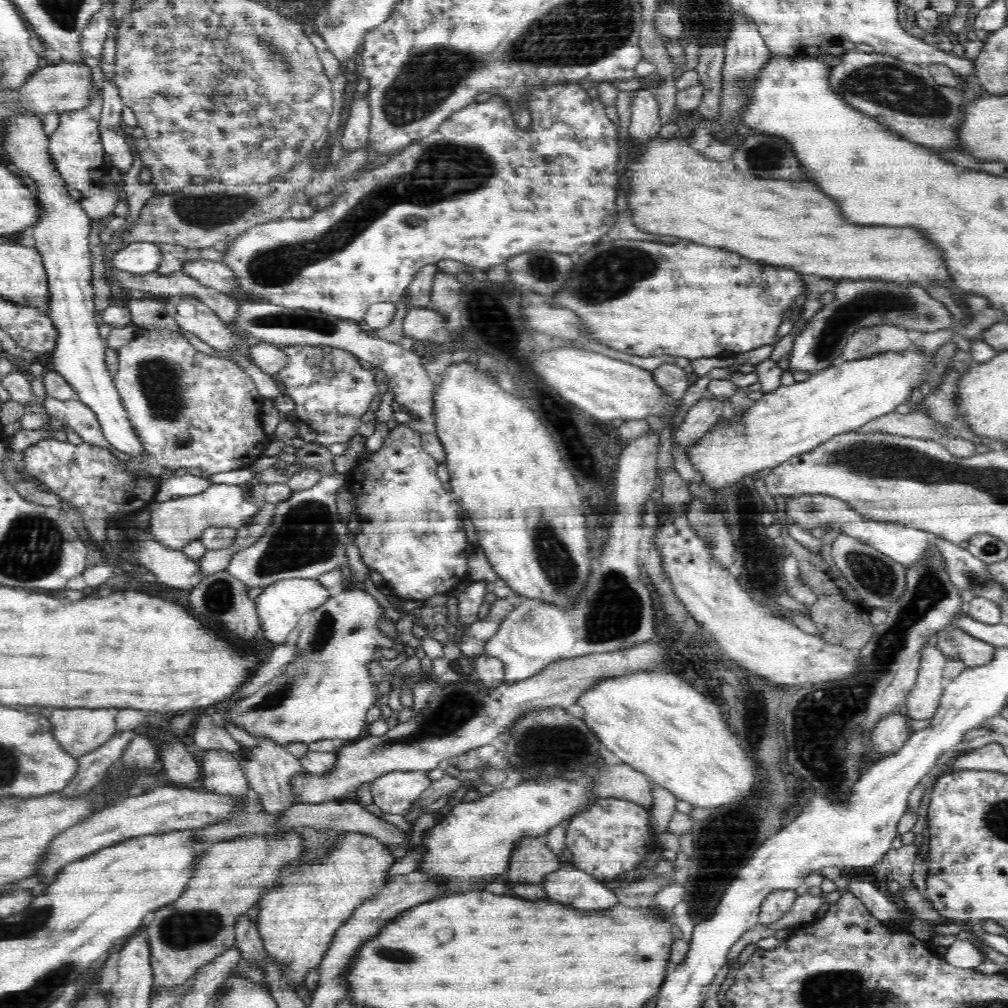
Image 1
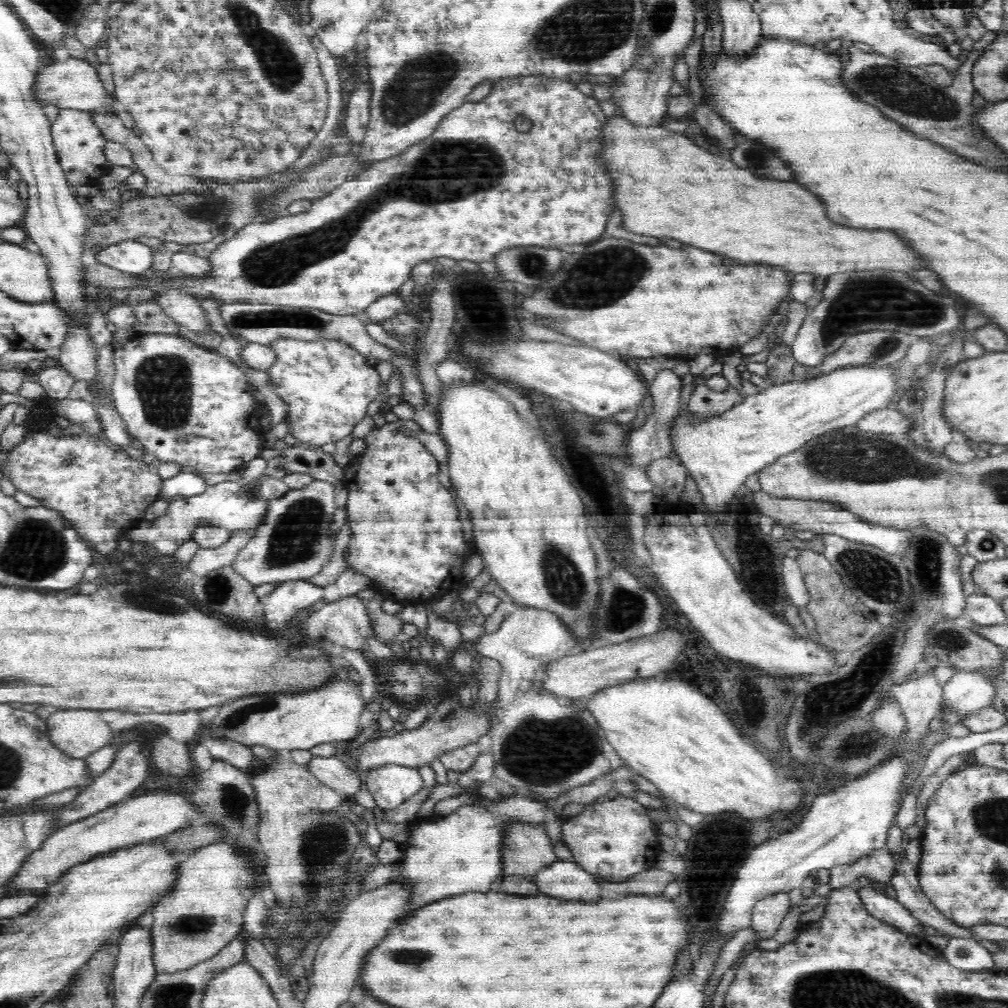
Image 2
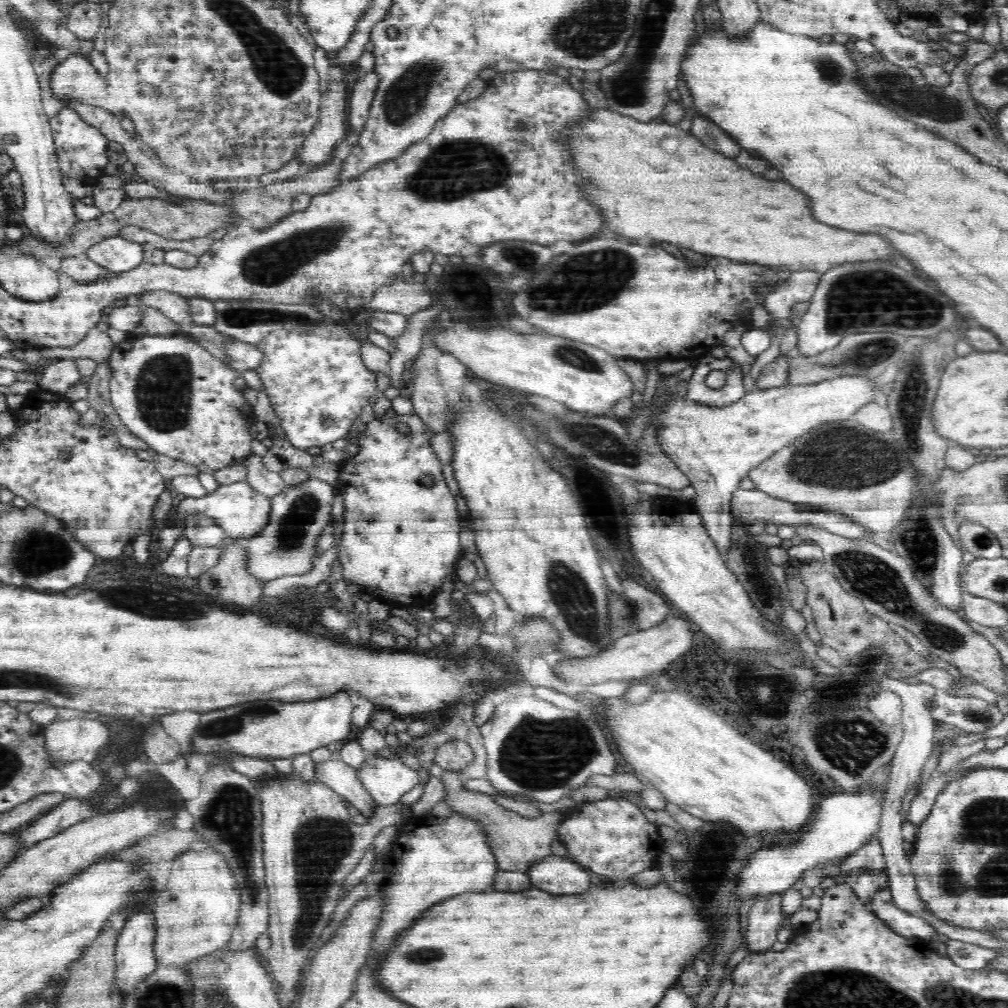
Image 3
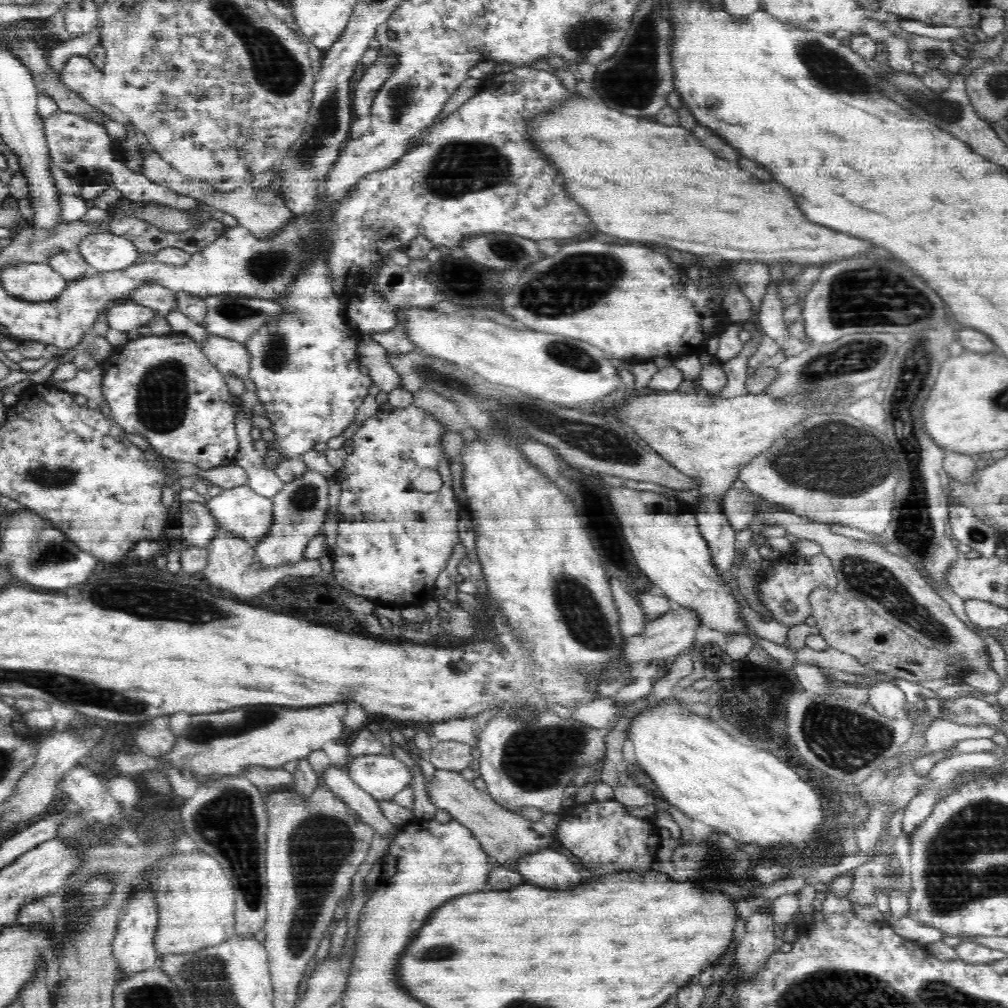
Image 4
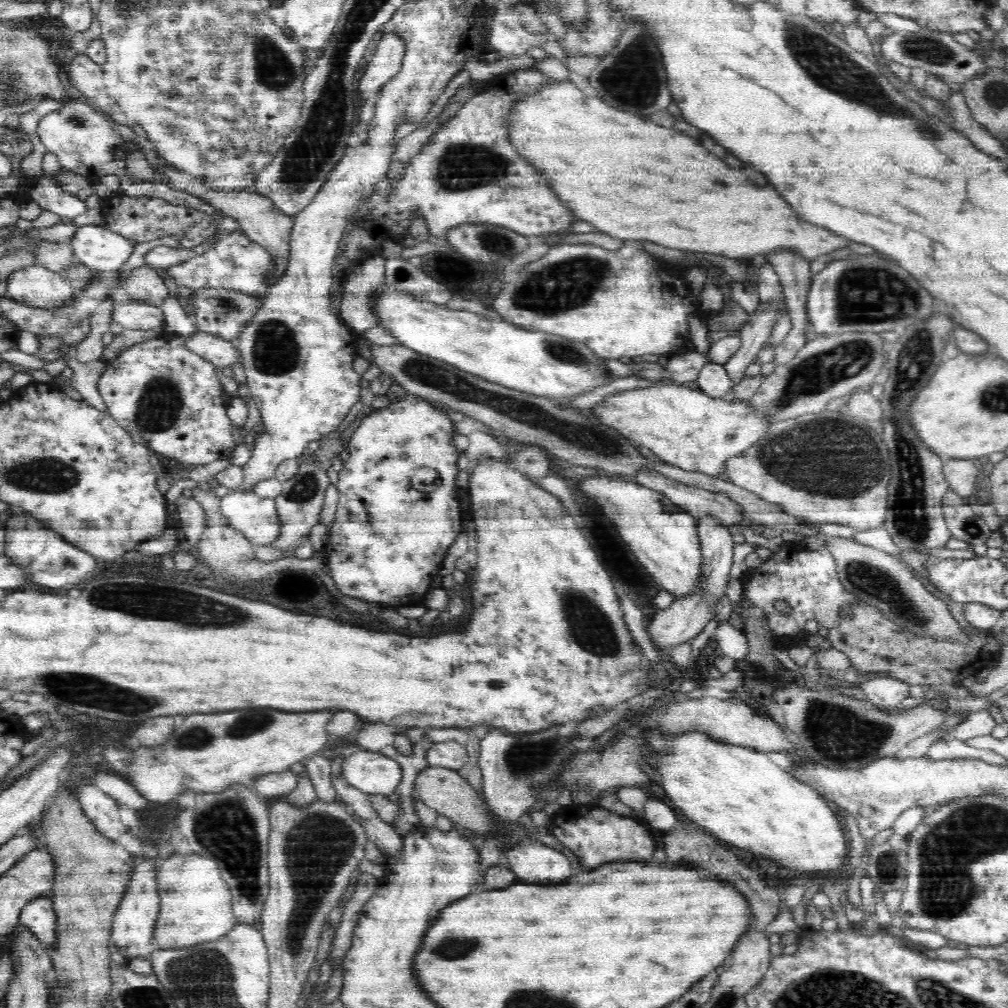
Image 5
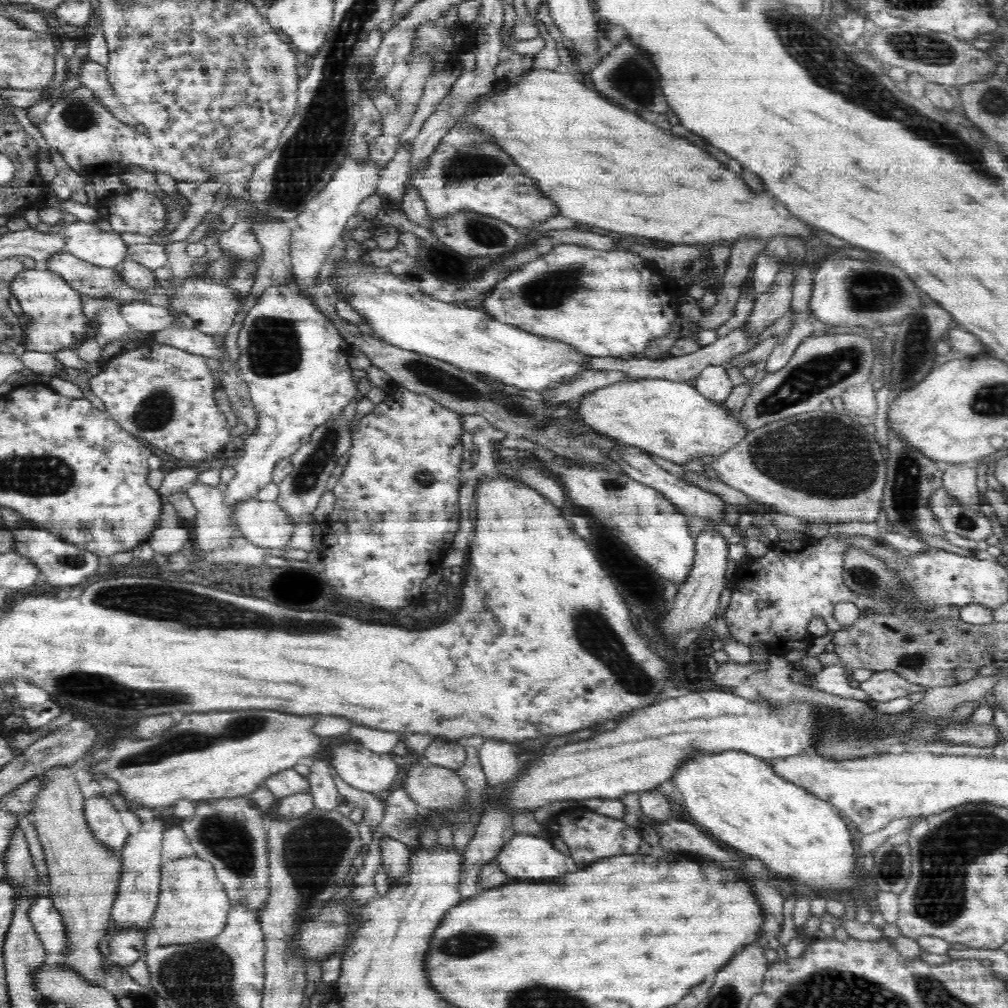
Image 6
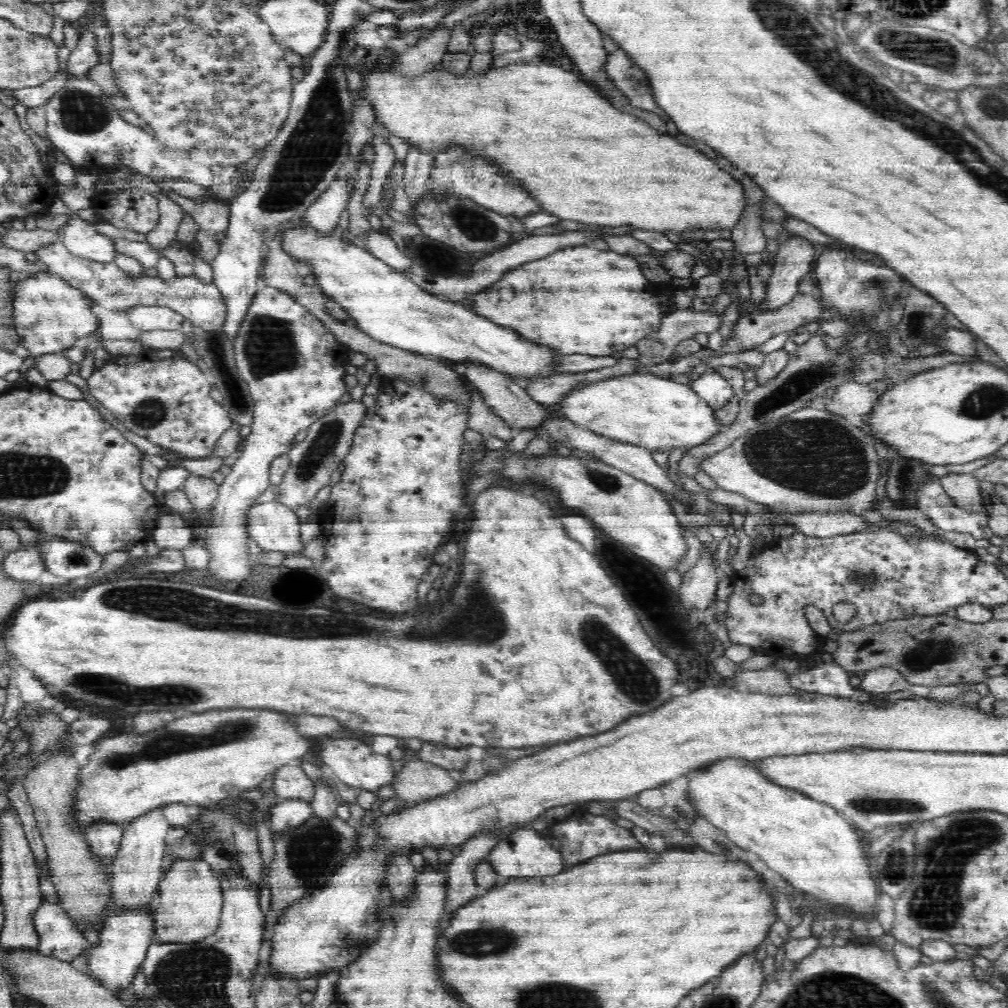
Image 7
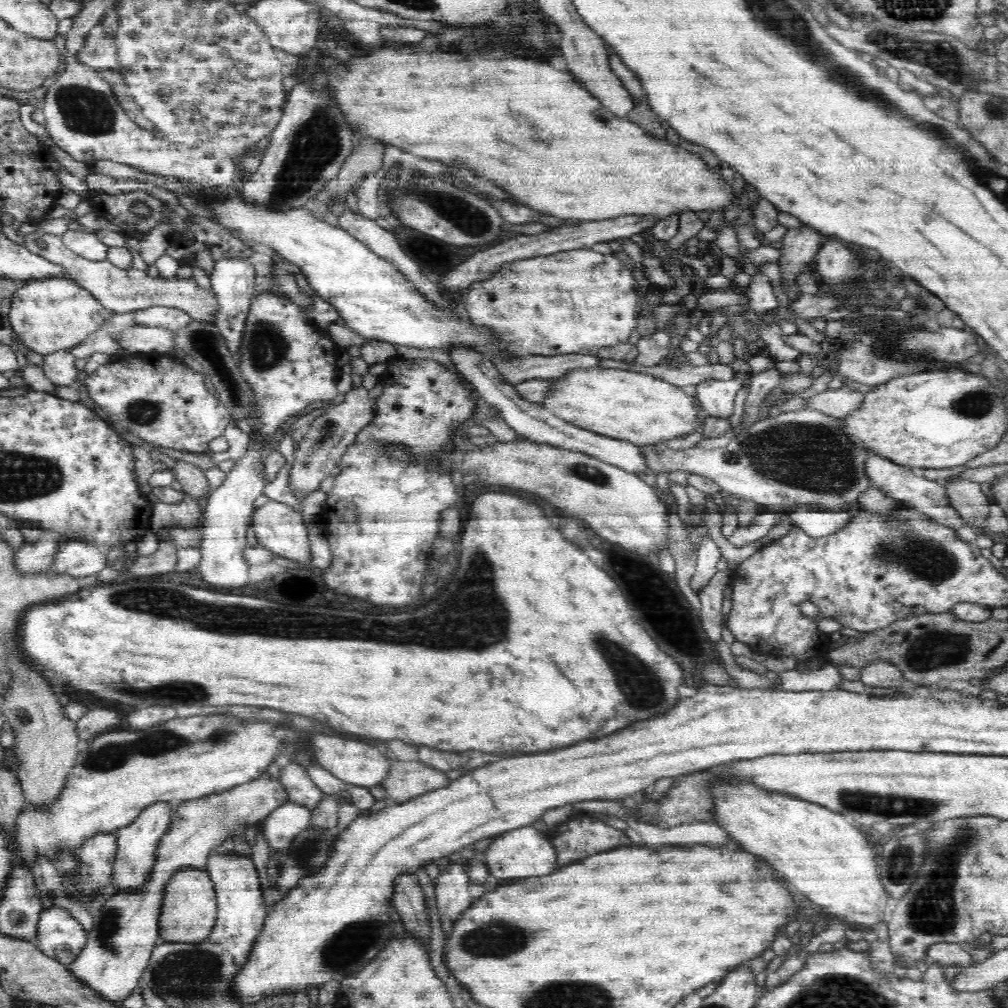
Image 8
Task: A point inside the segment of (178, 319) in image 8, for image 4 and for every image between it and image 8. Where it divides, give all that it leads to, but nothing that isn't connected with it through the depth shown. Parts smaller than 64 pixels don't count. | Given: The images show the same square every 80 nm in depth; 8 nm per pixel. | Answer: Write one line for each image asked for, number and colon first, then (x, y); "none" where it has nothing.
4: (125, 315)
5: (134, 314)
6: (145, 317)
7: (146, 317)

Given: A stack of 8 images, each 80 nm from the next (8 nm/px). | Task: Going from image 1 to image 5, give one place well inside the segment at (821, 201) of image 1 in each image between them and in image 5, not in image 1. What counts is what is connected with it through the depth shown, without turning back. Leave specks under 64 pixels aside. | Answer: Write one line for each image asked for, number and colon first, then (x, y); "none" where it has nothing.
2: (667, 187)
3: (652, 179)
4: (641, 180)
5: (596, 157)

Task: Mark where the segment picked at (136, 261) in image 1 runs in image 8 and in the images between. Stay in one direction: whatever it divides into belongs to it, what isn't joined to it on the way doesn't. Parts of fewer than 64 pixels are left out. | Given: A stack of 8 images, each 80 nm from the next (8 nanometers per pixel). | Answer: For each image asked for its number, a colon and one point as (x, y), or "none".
2: (131, 256)
3: (116, 254)
4: (103, 251)
5: (101, 249)
6: (84, 240)
7: (80, 238)
8: (85, 243)

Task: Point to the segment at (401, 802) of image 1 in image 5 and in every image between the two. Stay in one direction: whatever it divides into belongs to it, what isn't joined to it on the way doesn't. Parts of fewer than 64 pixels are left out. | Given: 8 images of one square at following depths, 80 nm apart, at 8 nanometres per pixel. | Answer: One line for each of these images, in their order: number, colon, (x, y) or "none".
2: (390, 786)
3: (387, 780)
4: (383, 776)
5: (373, 772)

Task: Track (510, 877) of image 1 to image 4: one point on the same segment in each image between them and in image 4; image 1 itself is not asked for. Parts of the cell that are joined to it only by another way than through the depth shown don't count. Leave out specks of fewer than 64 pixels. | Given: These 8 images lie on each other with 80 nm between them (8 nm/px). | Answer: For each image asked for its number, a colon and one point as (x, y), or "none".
2: (526, 848)
3: (516, 841)
4: (504, 835)

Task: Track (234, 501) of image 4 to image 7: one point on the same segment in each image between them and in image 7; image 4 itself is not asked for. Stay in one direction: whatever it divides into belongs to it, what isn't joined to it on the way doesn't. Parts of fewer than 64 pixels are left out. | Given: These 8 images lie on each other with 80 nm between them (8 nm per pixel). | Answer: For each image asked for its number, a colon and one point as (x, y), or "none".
5: (256, 518)
6: (265, 524)
7: (274, 527)

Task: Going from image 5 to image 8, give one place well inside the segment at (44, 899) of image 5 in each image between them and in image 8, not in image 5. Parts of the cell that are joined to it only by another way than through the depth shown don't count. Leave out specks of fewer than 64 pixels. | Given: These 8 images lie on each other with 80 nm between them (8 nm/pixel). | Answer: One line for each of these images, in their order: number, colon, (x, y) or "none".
6: (47, 922)
7: (59, 938)
8: (60, 936)

